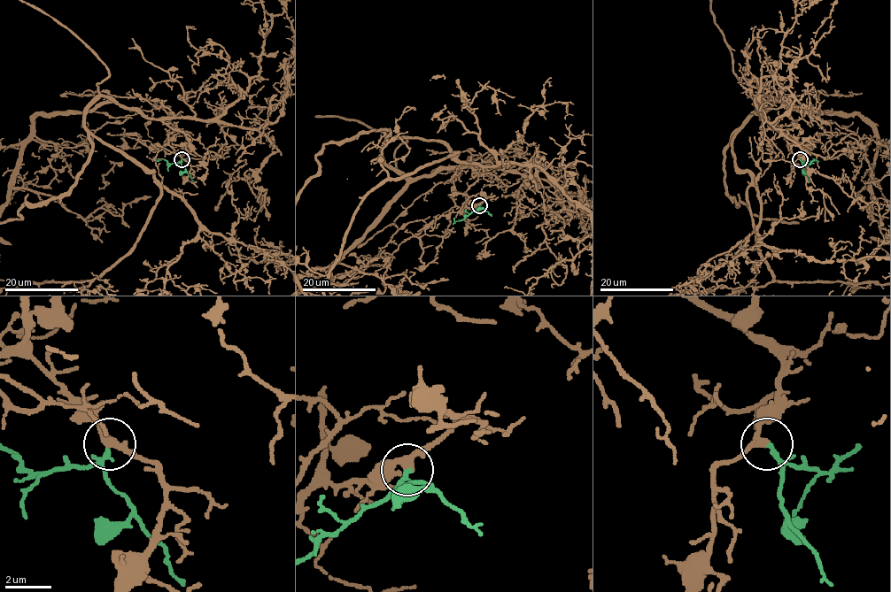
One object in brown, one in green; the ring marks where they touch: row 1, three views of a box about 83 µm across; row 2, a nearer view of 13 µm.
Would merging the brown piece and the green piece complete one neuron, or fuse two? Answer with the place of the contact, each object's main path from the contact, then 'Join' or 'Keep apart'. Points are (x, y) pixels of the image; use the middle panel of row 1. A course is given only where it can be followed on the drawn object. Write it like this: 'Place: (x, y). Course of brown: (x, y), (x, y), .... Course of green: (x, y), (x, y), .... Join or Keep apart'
Place: (479, 205). Course of brown: (478, 205), (466, 204), (477, 179), (467, 165), (411, 178), (394, 159), (406, 139), (357, 120). Course of green: (479, 205), (453, 224). Join

